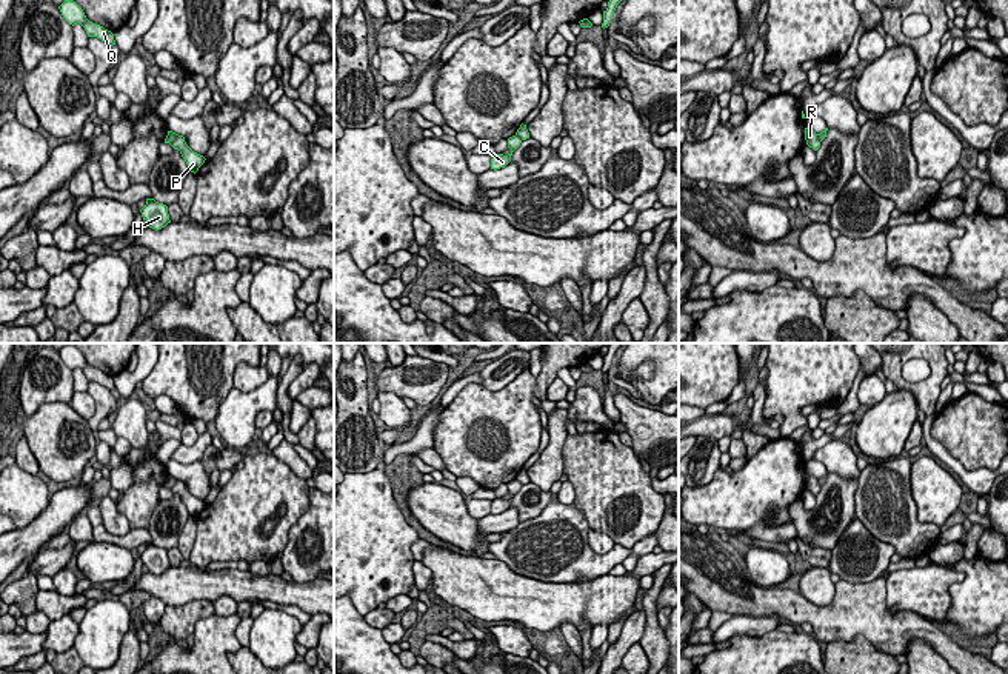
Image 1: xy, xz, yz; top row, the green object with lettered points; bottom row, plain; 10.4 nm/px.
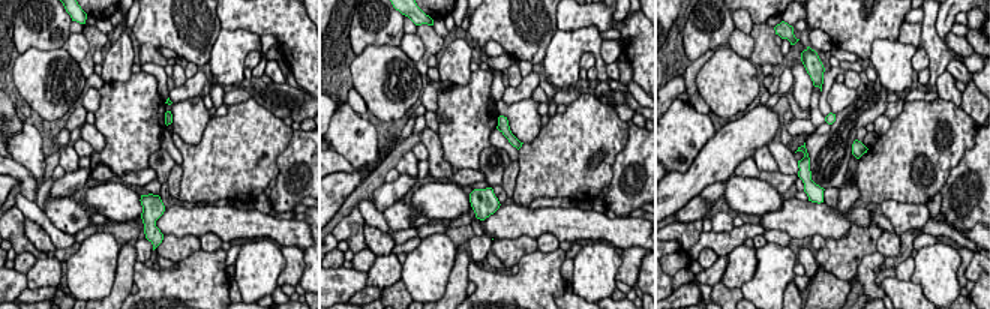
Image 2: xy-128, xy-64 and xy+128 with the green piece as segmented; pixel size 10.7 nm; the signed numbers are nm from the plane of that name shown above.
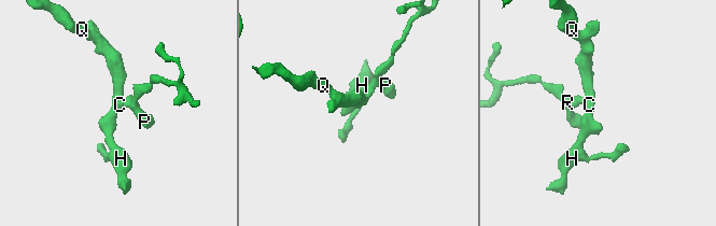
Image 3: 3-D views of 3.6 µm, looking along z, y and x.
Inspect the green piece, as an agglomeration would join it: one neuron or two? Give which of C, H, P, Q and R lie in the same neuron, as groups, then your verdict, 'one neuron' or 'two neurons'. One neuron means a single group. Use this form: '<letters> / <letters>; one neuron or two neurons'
C H Q / P R; two neurons

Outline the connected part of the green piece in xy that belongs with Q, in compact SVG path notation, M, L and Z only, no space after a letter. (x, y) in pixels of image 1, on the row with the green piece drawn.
M65 0L60 6L58 6L63 18L69 23L69 25L77 25L80 23L88 37L97 37L102 42L108 43L109 46L115 45L114 40L114 34L108 29L105 29L100 25L95 25L92 22L89 22L83 12L83 9L72 0Z

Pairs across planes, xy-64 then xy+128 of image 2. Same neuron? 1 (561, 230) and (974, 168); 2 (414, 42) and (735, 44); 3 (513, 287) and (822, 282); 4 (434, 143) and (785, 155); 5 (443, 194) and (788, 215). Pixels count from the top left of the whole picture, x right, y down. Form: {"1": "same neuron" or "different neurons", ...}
{"1": "different neurons", "2": "same neuron", "3": "different neurons", "4": "same neuron", "5": "different neurons"}

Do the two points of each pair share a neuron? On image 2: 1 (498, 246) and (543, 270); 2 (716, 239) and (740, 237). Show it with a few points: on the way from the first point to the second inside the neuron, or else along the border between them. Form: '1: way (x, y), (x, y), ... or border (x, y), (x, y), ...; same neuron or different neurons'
1: border (537, 248), (525, 254), (516, 264); different neurons
2: way (722, 239), (734, 239); same neuron

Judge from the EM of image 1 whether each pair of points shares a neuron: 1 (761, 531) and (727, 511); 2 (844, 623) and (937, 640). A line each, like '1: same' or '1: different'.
1: different
2: same

